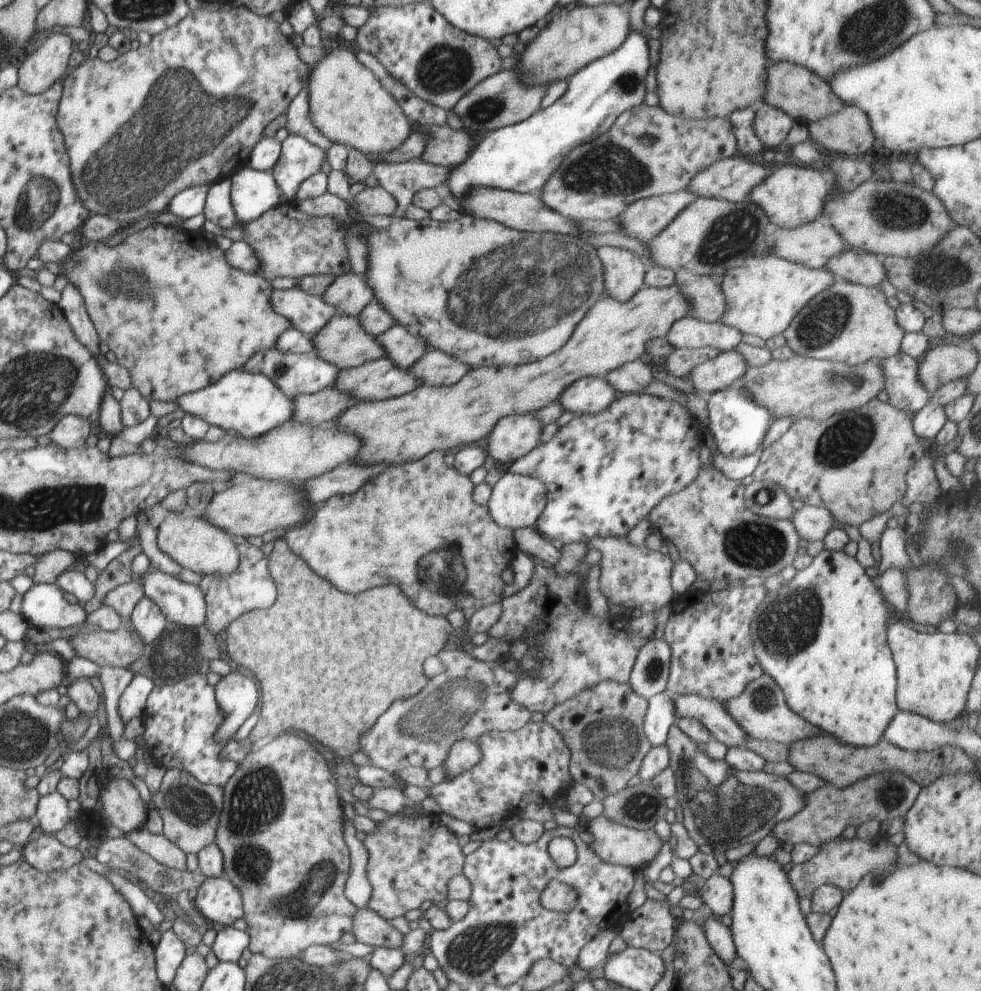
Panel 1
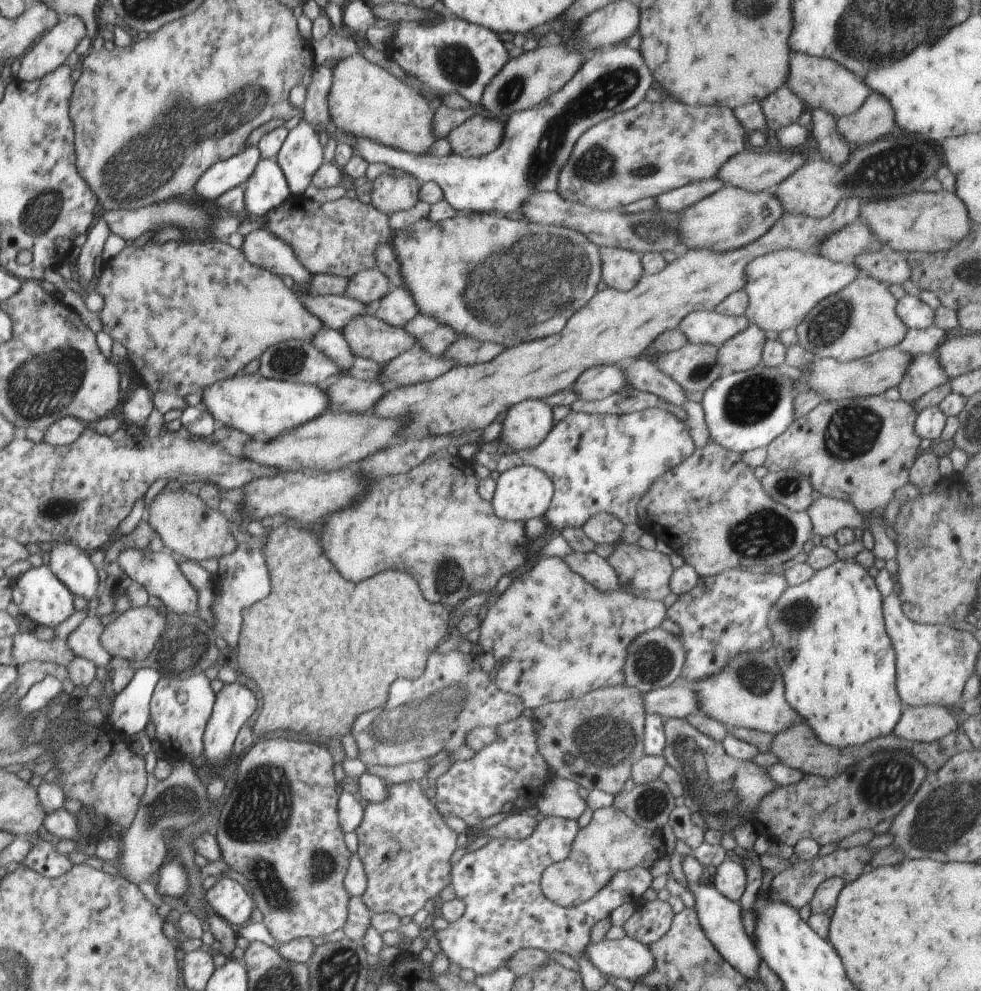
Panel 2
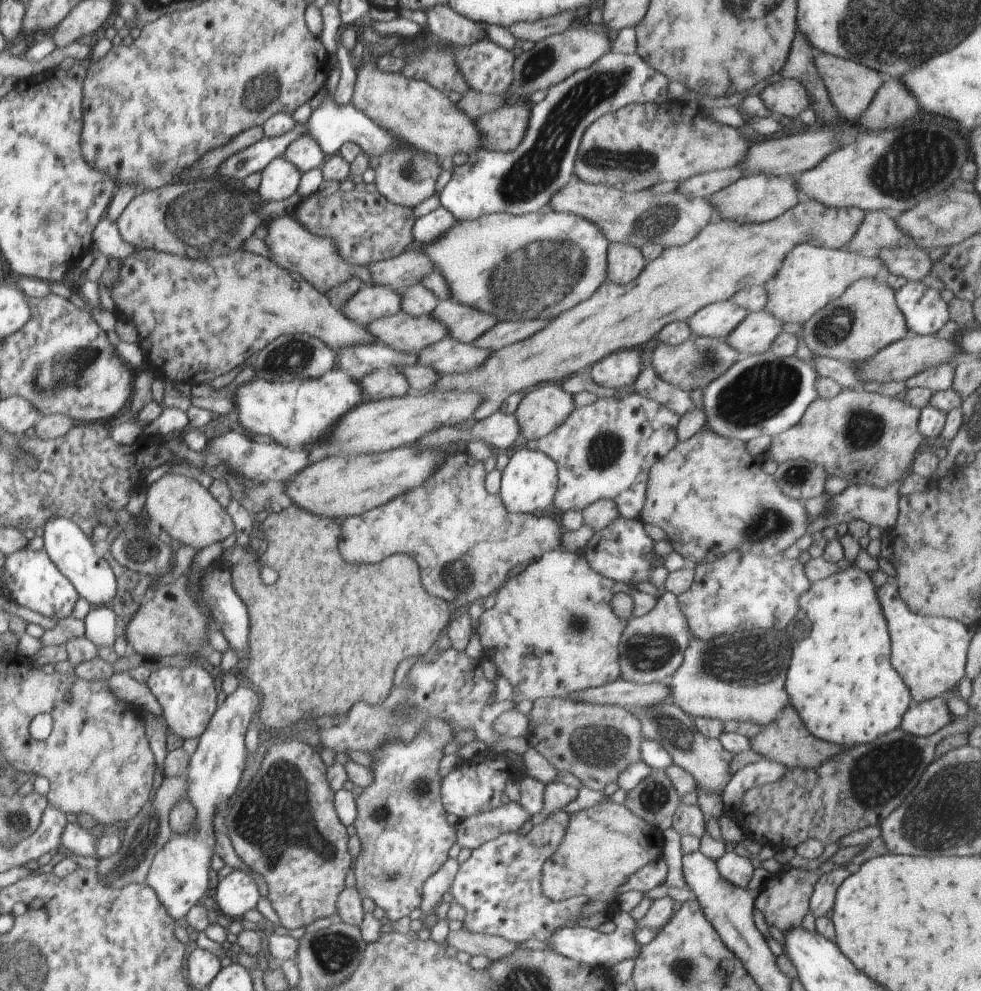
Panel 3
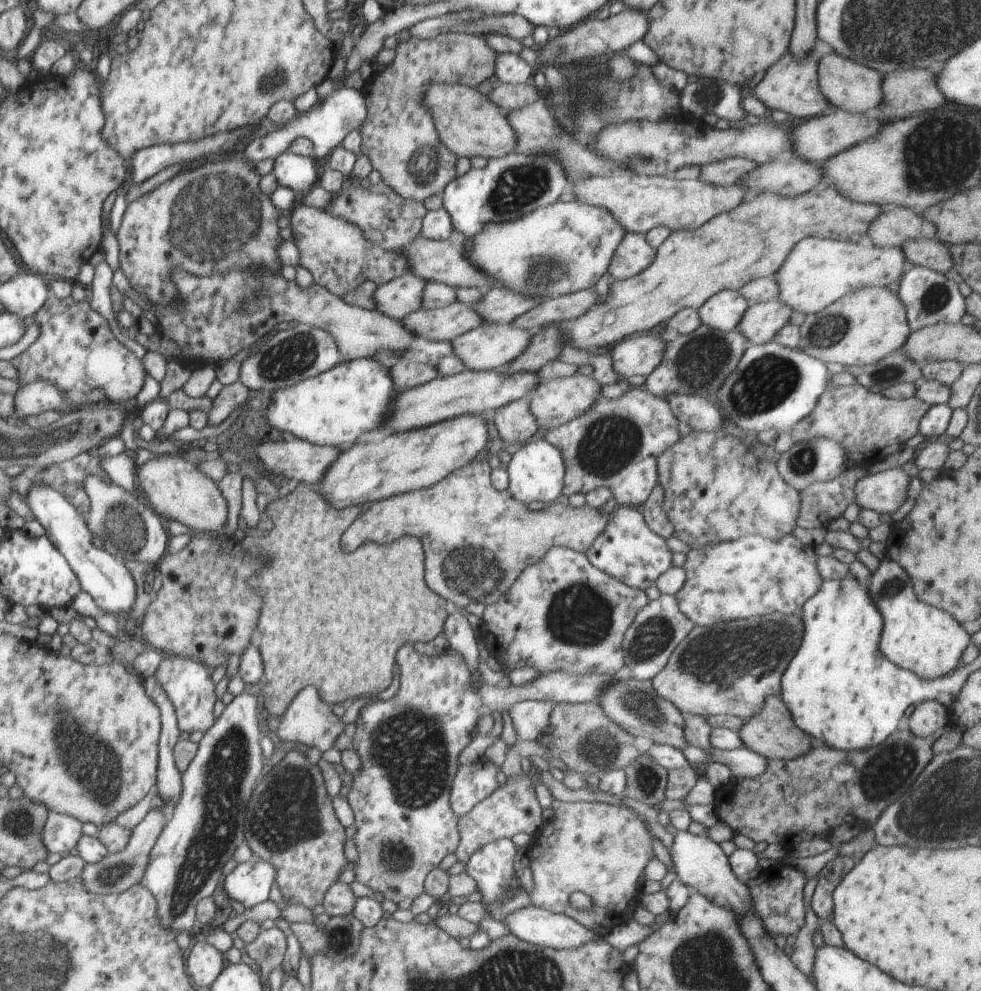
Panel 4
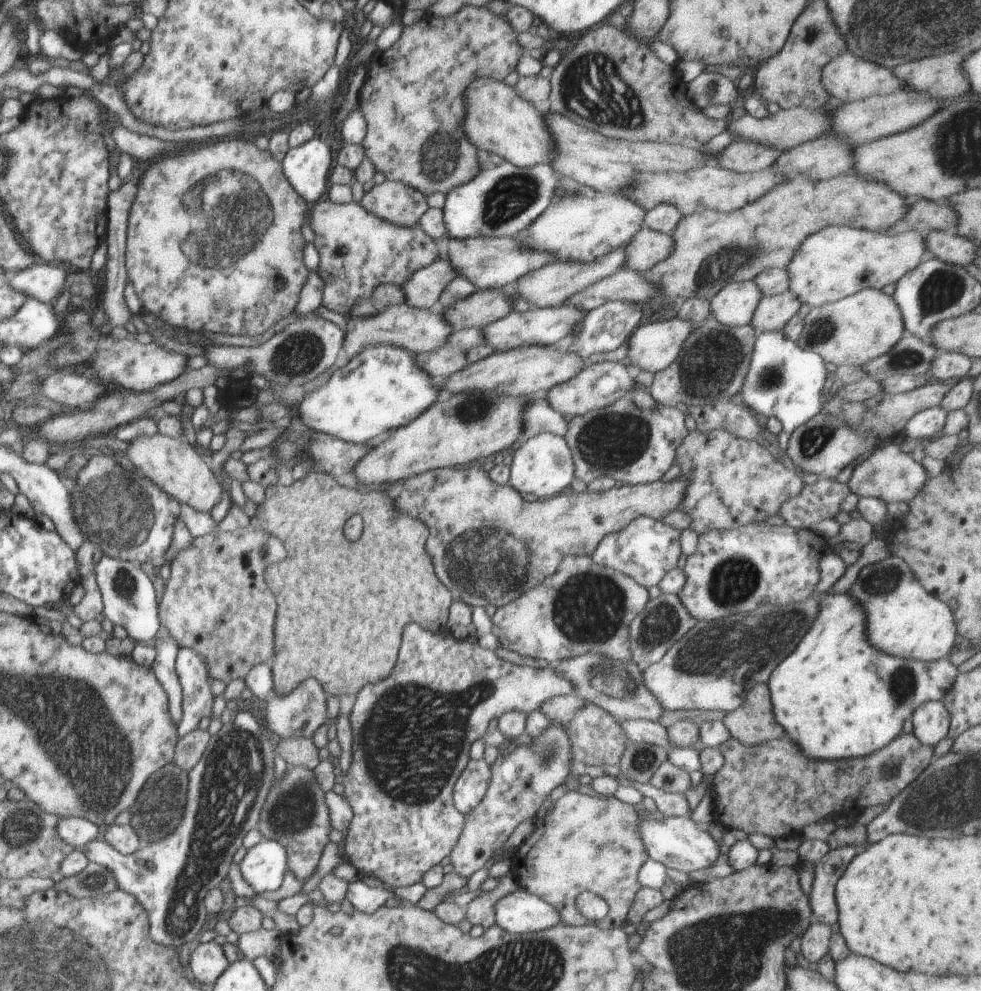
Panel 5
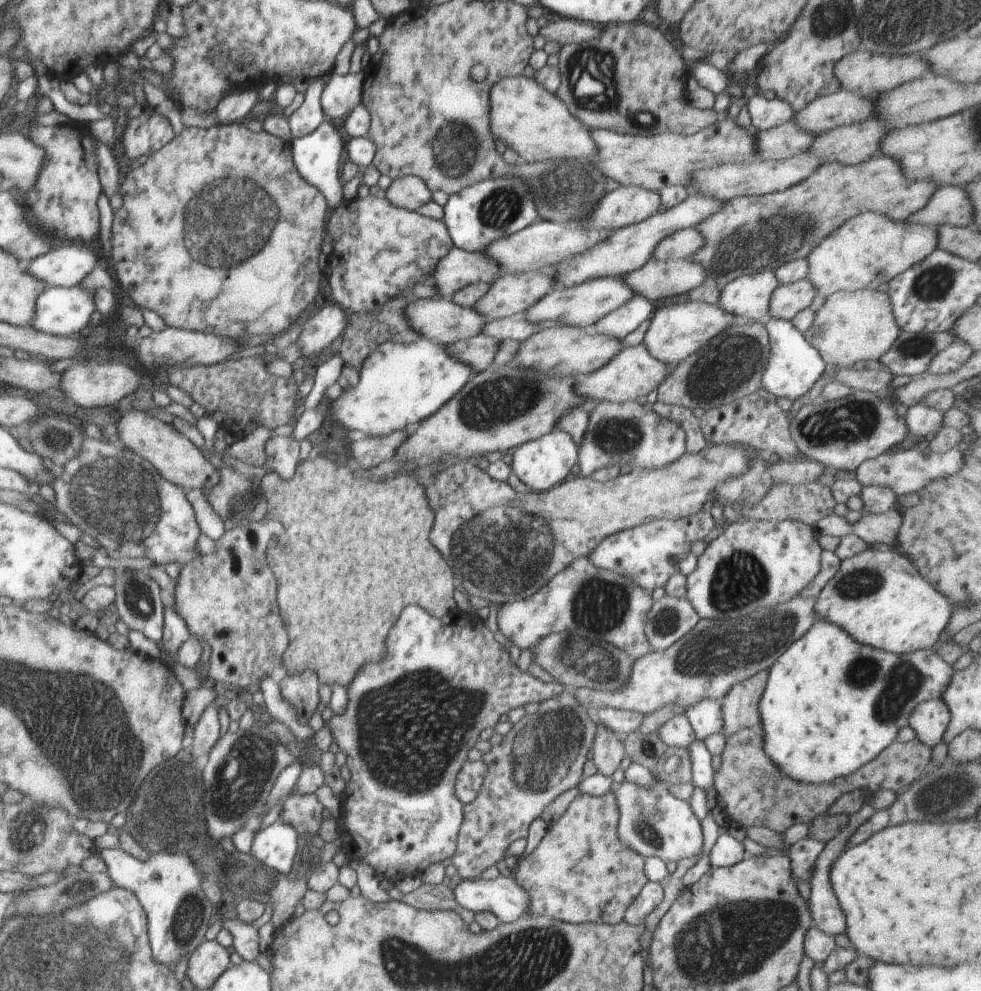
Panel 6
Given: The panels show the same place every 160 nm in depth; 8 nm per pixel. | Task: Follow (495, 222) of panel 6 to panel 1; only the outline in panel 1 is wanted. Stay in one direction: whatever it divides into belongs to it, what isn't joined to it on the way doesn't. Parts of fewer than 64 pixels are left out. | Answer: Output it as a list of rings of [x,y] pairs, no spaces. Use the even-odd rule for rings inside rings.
[[[631,30],[620,48],[568,76],[566,92],[554,104],[540,109],[527,120],[480,137],[469,158],[450,170],[443,189],[447,199],[462,204],[462,200],[478,187],[540,194],[574,148],[608,132],[622,112],[644,103],[649,68],[648,37]]]

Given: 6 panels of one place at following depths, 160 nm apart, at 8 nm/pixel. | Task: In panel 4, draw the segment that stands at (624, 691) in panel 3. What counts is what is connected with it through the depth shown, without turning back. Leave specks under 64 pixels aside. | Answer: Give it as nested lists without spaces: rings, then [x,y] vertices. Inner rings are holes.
[[[408,643],[407,645],[401,646],[397,650],[395,656],[396,663],[398,664],[398,669],[401,672],[401,686],[398,693],[390,700],[379,701],[371,703],[361,709],[359,716],[357,718],[355,727],[353,728],[353,748],[357,752],[361,760],[361,769],[356,773],[354,777],[354,782],[352,788],[347,795],[348,802],[352,807],[353,813],[355,814],[355,824],[356,833],[354,835],[354,844],[359,852],[359,860],[356,860],[354,864],[355,876],[356,878],[366,886],[370,886],[375,892],[382,892],[383,898],[392,900],[394,904],[398,905],[400,910],[408,910],[411,907],[412,902],[424,892],[423,884],[425,883],[425,878],[430,874],[431,870],[438,867],[438,864],[448,856],[451,852],[455,852],[457,846],[459,845],[459,817],[451,809],[449,803],[449,792],[451,791],[451,786],[453,783],[453,778],[457,768],[459,767],[458,755],[472,740],[476,738],[480,733],[478,732],[476,723],[482,715],[488,715],[491,712],[498,711],[503,712],[508,710],[514,703],[519,703],[525,700],[535,700],[535,701],[550,701],[551,703],[591,703],[599,702],[603,691],[613,683],[617,682],[616,676],[611,674],[583,674],[575,675],[568,674],[564,671],[553,671],[552,673],[547,673],[546,675],[540,674],[538,678],[532,680],[533,683],[530,685],[524,685],[521,687],[512,686],[510,688],[496,688],[494,686],[484,686],[482,684],[482,678],[479,673],[479,688],[475,689],[473,687],[473,680],[471,677],[471,672],[467,667],[464,658],[456,655],[453,651],[449,651],[446,654],[438,655],[434,657],[427,656],[422,653],[422,648],[420,645],[412,645]]]

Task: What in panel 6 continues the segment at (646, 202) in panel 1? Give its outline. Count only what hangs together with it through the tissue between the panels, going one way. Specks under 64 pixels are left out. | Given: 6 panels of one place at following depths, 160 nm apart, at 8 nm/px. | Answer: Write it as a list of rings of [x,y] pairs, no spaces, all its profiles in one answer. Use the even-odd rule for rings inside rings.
[[[793,120],[771,129],[755,131],[755,133],[755,147],[758,154],[755,158],[773,161],[790,158],[796,154],[800,154],[800,152],[806,152],[816,136],[803,131]]]

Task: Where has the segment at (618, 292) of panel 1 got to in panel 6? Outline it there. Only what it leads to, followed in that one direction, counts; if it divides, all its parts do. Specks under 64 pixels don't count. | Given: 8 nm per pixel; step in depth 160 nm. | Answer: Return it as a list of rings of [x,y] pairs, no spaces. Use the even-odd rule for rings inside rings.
[[[694,227],[682,229],[665,236],[654,249],[653,256],[656,260],[684,260],[691,258],[704,244],[701,232]]]

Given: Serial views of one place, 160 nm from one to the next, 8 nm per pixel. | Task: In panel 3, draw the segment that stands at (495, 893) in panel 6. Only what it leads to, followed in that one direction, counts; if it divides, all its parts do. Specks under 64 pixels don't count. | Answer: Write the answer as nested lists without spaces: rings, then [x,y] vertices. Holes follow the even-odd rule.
[[[615,910],[611,920],[616,925],[612,934],[602,934],[598,930],[583,926],[564,926],[561,930],[554,930],[548,938],[547,947],[561,956],[574,960],[577,964],[588,964],[588,966],[613,967],[615,964],[637,957],[640,947],[634,940],[634,932],[637,928],[637,921],[628,912]]]

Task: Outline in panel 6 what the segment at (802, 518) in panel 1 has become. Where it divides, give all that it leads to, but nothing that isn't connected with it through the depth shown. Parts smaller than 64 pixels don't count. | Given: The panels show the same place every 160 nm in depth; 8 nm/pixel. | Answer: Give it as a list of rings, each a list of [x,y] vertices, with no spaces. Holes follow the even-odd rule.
[[[901,447],[892,449],[878,456],[878,458],[861,462],[856,472],[856,479],[864,487],[876,485],[879,487],[888,487],[896,496],[904,496],[910,492],[918,492],[932,481],[946,479],[947,476],[955,475],[963,467],[963,452],[957,447],[950,449],[945,453],[931,453],[930,456],[924,456],[924,453],[916,448],[905,450]]]

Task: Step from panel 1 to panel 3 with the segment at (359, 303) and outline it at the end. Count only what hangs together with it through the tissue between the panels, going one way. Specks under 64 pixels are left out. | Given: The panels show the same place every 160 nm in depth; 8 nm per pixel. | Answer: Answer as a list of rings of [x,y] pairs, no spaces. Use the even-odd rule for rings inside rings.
[[[417,244],[399,256],[380,260],[369,266],[372,285],[388,286],[396,292],[406,292],[410,286],[421,284],[424,276],[436,271],[430,258]]]

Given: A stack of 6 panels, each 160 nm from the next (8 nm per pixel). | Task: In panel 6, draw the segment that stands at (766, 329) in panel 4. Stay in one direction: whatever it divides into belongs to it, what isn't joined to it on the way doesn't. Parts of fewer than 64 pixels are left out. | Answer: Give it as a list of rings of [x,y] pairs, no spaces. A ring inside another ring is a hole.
[[[804,278],[798,282],[775,288],[769,300],[769,317],[791,321],[808,309],[816,296],[815,288]]]

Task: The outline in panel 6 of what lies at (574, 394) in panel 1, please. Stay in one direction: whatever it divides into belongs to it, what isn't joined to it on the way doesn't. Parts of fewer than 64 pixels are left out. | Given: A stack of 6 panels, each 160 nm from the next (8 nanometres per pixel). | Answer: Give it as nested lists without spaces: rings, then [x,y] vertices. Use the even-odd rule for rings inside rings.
[[[686,301],[660,307],[651,316],[650,326],[641,342],[656,360],[668,366],[680,364],[686,357],[693,355],[703,344],[714,338],[723,328],[738,320],[738,316],[727,313],[718,306],[703,301]]]

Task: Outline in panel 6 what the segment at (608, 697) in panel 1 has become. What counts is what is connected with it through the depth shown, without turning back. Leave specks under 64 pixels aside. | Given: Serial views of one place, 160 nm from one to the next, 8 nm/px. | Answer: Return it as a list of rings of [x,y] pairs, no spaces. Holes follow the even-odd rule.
[[[602,724],[598,725],[590,749],[590,758],[594,760],[597,772],[612,777],[625,756],[625,743],[621,735]]]

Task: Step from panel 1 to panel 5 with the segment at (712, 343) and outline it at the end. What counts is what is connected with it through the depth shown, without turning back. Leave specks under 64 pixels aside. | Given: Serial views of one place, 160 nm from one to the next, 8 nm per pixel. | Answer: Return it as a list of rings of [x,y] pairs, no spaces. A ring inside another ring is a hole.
[[[755,280],[732,281],[709,299],[709,309],[718,323],[727,327],[743,327],[750,325],[761,298],[761,292]]]

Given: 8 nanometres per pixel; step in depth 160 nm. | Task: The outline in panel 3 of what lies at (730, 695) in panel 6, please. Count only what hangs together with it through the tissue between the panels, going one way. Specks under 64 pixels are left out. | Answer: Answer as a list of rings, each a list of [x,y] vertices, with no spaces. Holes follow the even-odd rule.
[[[790,704],[780,712],[780,716],[776,720],[770,725],[764,726],[761,732],[750,740],[752,750],[761,754],[764,759],[778,762],[786,768],[817,769],[823,763],[831,760],[832,756],[836,756],[842,750],[847,750],[844,745],[833,744],[812,737],[810,732],[804,728],[797,711]]]

